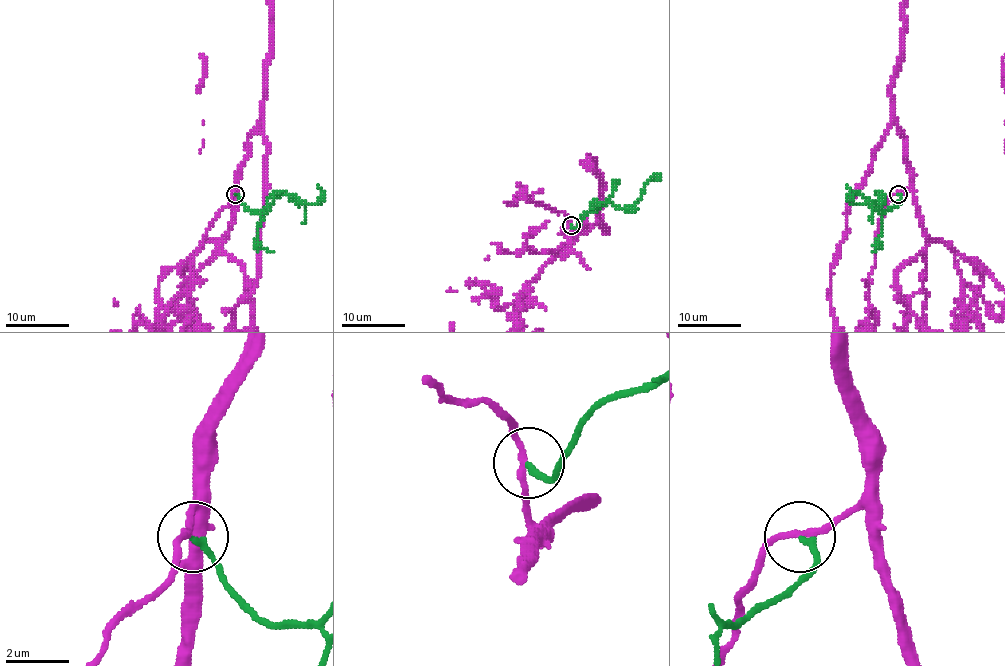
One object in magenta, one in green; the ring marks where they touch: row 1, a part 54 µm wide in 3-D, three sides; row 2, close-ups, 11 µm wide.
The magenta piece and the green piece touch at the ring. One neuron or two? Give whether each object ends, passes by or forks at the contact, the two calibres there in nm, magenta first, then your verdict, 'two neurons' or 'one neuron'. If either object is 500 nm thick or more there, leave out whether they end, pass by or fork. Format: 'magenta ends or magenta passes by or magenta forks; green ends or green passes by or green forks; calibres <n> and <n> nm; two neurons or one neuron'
magenta passes by; green ends; calibres 190 and 220 nm; two neurons

